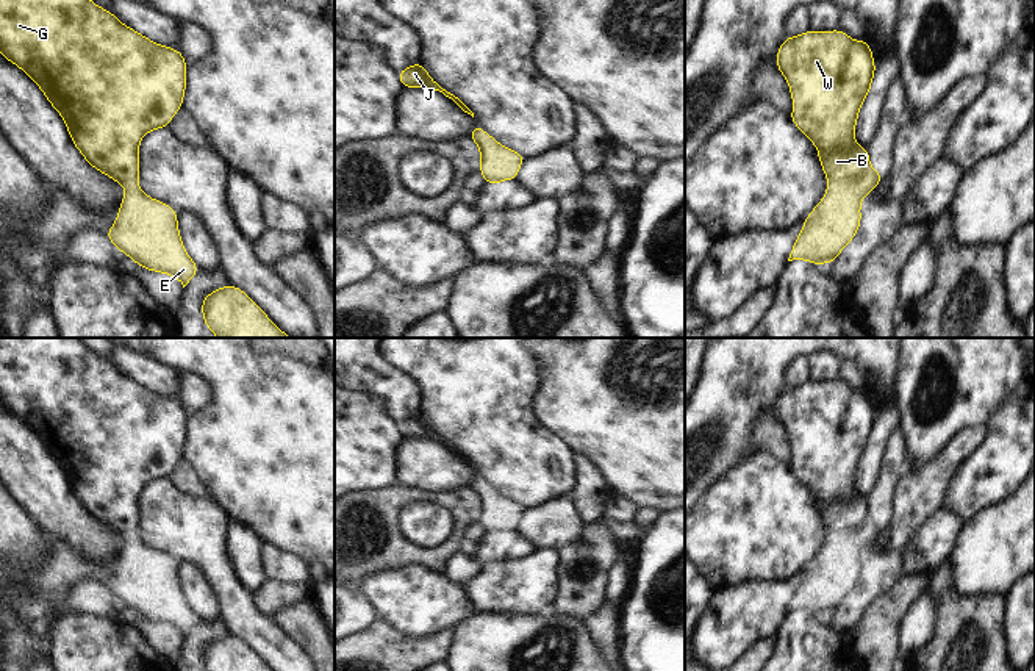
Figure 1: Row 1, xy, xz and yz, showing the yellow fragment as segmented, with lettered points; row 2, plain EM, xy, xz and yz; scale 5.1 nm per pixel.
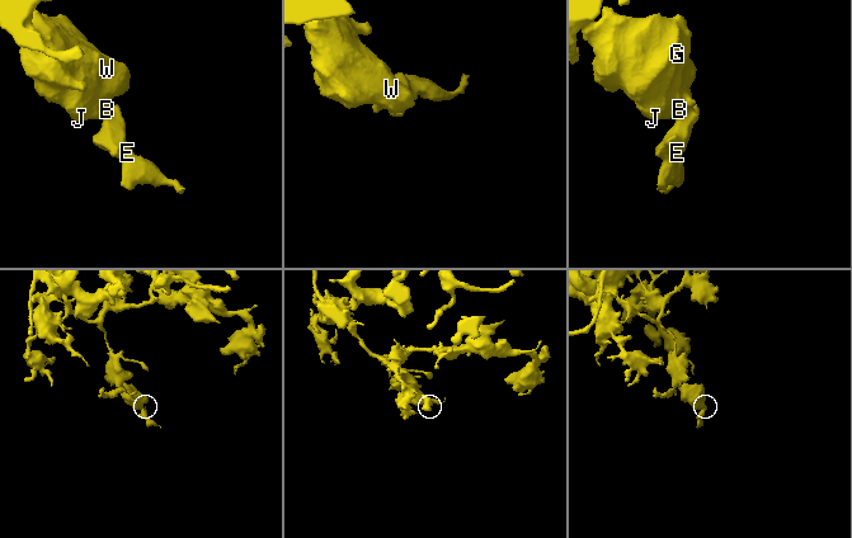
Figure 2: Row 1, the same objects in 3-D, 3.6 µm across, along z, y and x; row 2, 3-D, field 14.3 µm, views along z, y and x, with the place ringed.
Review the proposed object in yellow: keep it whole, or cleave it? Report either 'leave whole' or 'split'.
leave whole

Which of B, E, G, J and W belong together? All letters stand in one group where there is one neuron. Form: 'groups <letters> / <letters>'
groups B E G J W

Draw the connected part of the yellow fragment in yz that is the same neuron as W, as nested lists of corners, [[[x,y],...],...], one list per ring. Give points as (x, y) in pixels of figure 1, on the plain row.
[[[808,380],[780,394],[775,419],[785,425],[791,441],[794,460],[790,469],[816,496],[821,519],[830,533],[822,551],[805,568],[788,612],[835,613],[858,582],[863,547],[882,533],[883,526],[869,516],[868,499],[854,491],[860,457],[876,424],[872,400],[866,389],[854,391],[843,380]]]

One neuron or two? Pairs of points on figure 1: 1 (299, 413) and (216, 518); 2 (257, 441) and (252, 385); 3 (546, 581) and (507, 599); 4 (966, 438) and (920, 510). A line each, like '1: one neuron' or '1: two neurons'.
1: two neurons
2: one neuron
3: one neuron
4: one neuron

